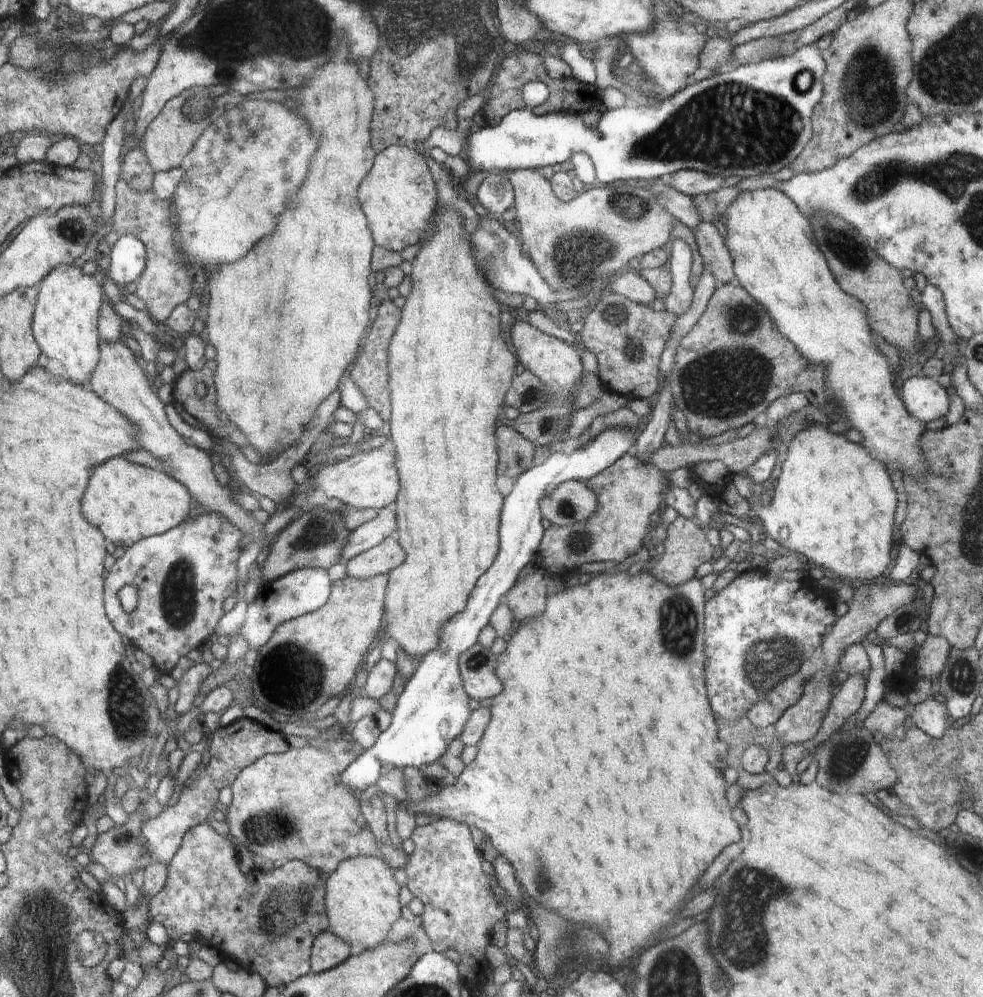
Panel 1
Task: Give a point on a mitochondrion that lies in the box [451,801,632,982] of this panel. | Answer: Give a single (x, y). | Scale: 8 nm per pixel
(559, 944)

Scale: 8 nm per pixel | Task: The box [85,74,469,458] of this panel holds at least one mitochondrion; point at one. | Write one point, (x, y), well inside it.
(195, 107)

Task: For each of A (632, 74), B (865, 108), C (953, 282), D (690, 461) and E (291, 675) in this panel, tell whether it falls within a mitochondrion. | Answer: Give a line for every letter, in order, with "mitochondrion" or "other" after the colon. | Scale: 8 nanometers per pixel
A: mitochondrion
B: mitochondrion
C: other
D: other
E: mitochondrion

